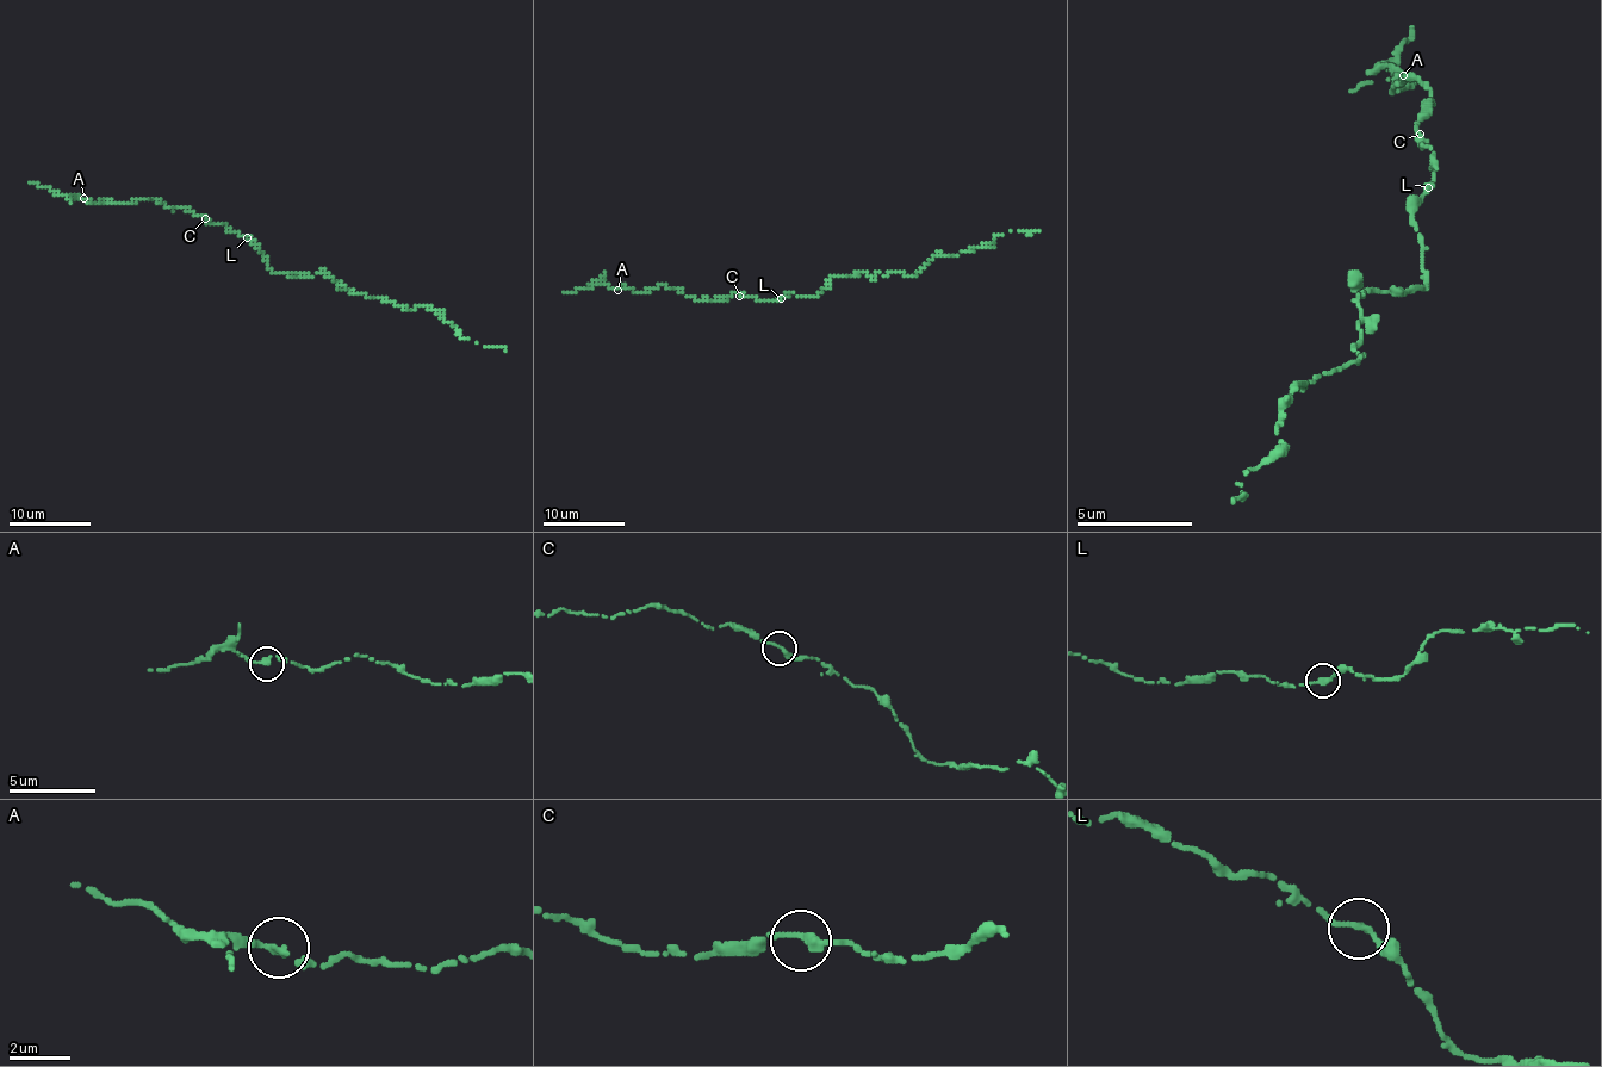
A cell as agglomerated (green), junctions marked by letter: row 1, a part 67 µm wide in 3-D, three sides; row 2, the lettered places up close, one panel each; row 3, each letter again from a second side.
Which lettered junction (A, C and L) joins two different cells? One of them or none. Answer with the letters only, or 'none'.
none

